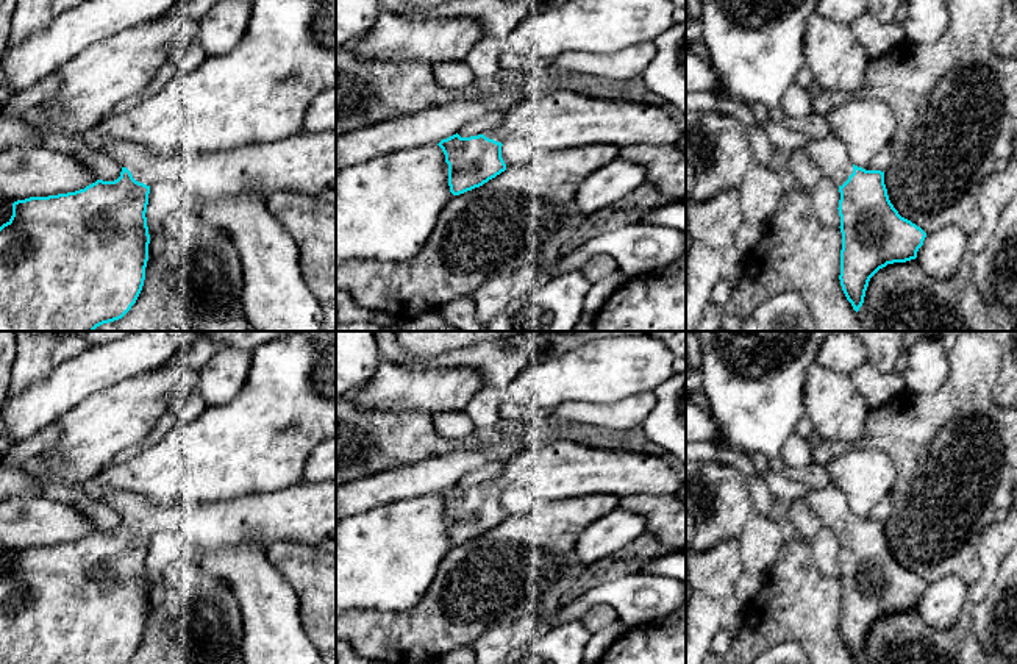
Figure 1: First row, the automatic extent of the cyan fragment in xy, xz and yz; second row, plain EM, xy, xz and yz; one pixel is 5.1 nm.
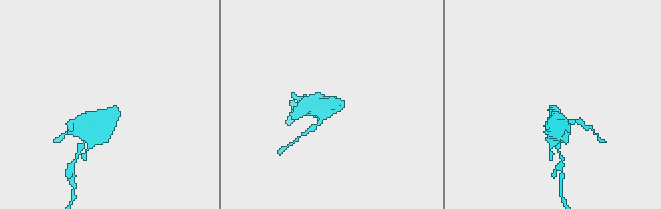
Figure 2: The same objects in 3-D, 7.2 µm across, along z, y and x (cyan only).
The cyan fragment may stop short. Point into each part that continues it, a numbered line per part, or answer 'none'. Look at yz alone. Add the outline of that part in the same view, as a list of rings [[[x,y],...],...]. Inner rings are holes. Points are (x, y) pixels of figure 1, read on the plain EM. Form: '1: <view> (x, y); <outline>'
1: yz (831, 506); [[[833,483],[822,489],[809,491],[803,500],[819,516],[822,525],[831,528],[837,537],[853,523],[848,500]]]

